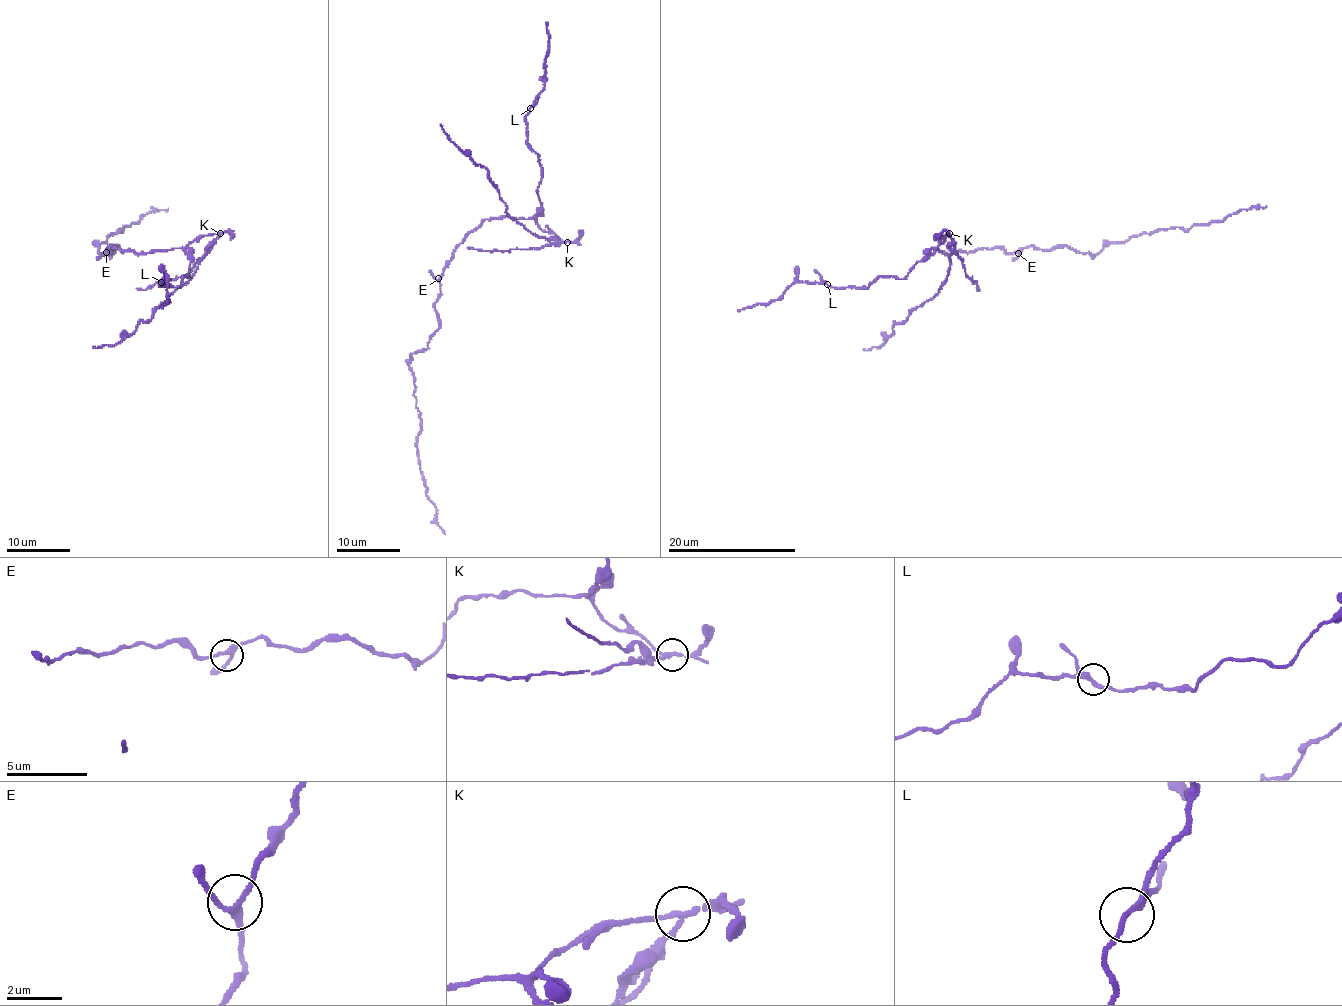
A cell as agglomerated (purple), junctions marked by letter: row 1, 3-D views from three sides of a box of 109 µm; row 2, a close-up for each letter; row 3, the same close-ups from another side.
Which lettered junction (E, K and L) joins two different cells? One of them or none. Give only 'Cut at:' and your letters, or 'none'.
Cut at: K

